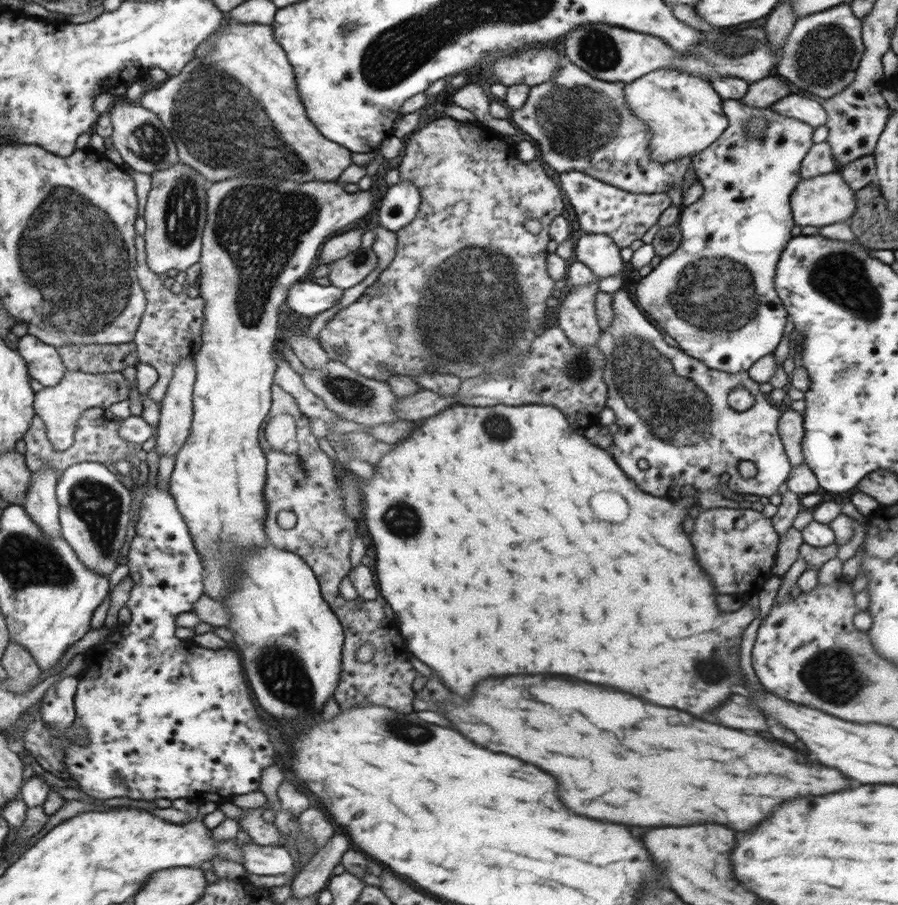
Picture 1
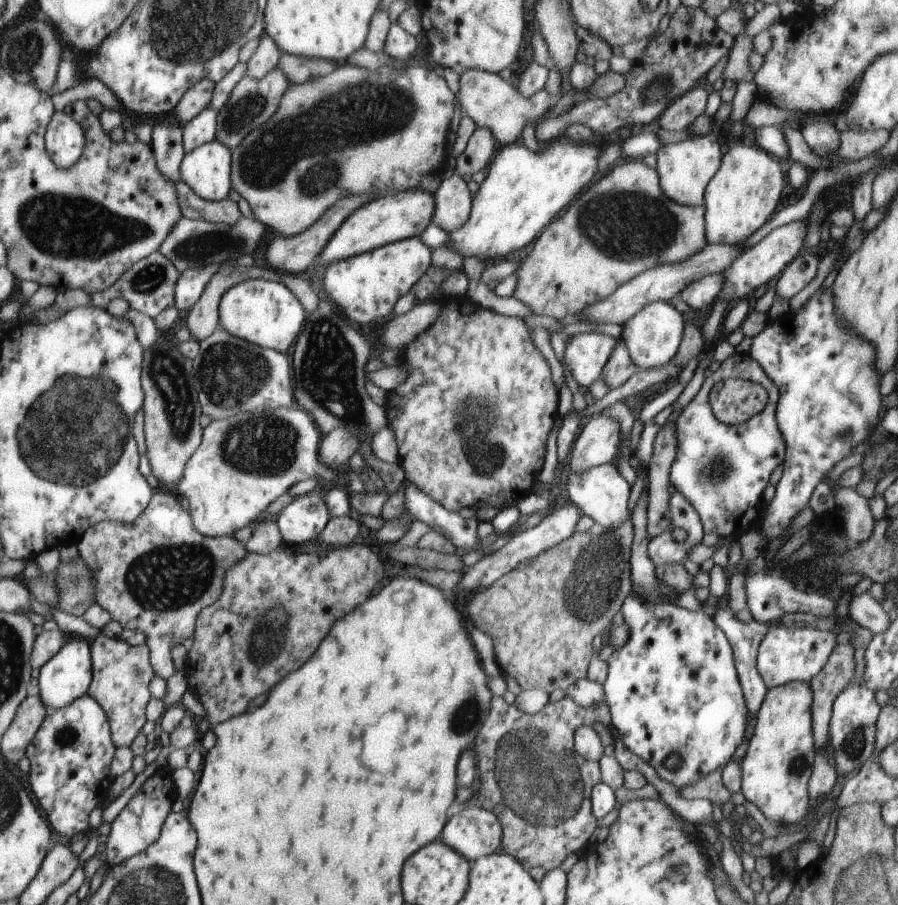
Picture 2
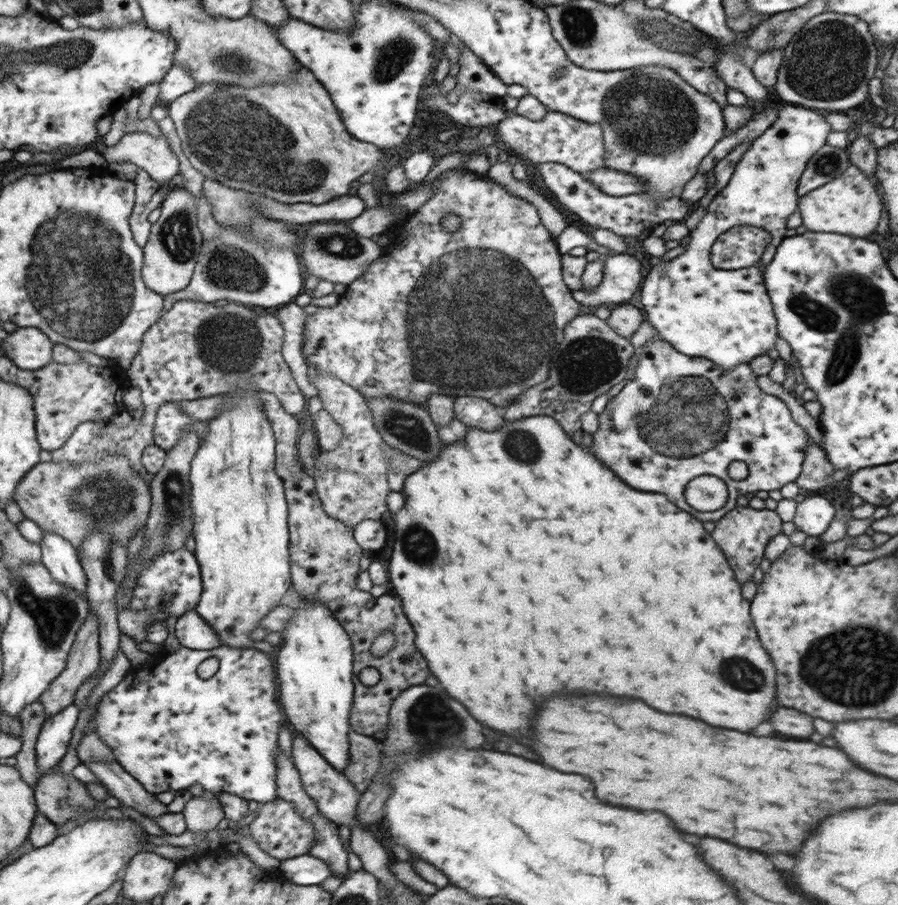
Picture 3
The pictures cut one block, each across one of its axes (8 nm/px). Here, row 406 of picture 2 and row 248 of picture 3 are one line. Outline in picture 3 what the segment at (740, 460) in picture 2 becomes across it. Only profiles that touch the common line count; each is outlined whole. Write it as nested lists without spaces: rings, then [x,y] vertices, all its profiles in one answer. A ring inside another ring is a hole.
[[[783,104],[778,107],[777,119],[774,124],[765,130],[759,137],[756,137],[752,144],[748,147],[747,152],[744,152],[742,158],[738,161],[735,166],[735,171],[732,173],[731,179],[728,184],[718,193],[710,202],[709,206],[704,209],[704,216],[693,230],[689,231],[690,242],[685,246],[683,254],[680,254],[676,258],[669,261],[663,261],[659,265],[652,265],[651,271],[646,274],[643,278],[642,286],[640,288],[640,300],[642,301],[642,306],[644,306],[643,313],[645,314],[645,320],[650,323],[650,325],[656,330],[657,338],[669,342],[678,352],[690,357],[701,357],[716,363],[724,373],[730,373],[734,371],[736,367],[740,364],[750,363],[753,359],[760,357],[761,355],[768,355],[770,350],[774,348],[774,342],[776,342],[777,335],[777,320],[773,312],[773,305],[771,304],[770,297],[768,296],[767,288],[764,282],[764,277],[762,276],[762,271],[759,266],[766,266],[770,264],[773,256],[776,254],[778,245],[787,237],[787,220],[791,214],[794,214],[798,208],[799,196],[797,195],[797,188],[799,185],[799,178],[805,171],[806,165],[808,164],[809,158],[818,152],[826,144],[826,137],[831,132],[829,122],[826,116],[822,112],[816,109],[810,109],[802,107],[800,105]],[[734,226],[758,226],[758,228],[763,228],[770,233],[772,239],[770,243],[765,248],[760,260],[757,265],[746,267],[738,270],[720,270],[714,268],[714,265],[710,260],[710,249],[712,245],[716,242],[716,239],[730,228]]]

